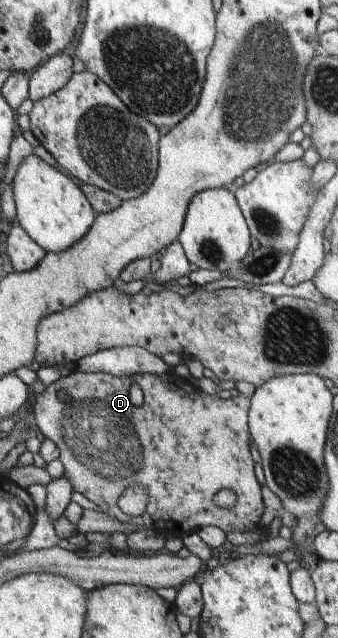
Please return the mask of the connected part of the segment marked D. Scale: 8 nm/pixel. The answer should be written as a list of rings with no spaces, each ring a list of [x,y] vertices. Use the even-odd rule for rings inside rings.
[[[75,369],[70,375],[50,384],[40,396],[35,397],[32,407],[39,430],[45,437],[55,441],[59,449],[62,450],[61,461],[65,466],[65,475],[67,480],[71,480],[75,492],[83,494],[96,504],[103,513],[118,519],[120,522],[133,523],[139,528],[154,527],[157,522],[167,522],[167,526],[169,524],[173,526],[173,522],[175,522],[175,530],[183,532],[184,535],[191,535],[192,533],[197,534],[201,529],[209,526],[219,527],[225,533],[253,531],[257,529],[257,525],[263,518],[261,515],[265,510],[265,500],[262,502],[261,484],[255,476],[255,460],[253,460],[253,452],[251,452],[251,446],[254,442],[250,432],[251,400],[252,398],[247,398],[245,394],[240,393],[233,398],[227,398],[227,400],[221,398],[221,396],[209,396],[187,378],[181,378],[173,372],[117,377],[108,373],[87,373]],[[132,485],[141,485],[149,492],[148,510],[139,517],[129,516],[119,507],[121,496]],[[223,489],[231,490],[236,495],[236,503],[231,508],[222,508],[215,504],[215,494]]]

